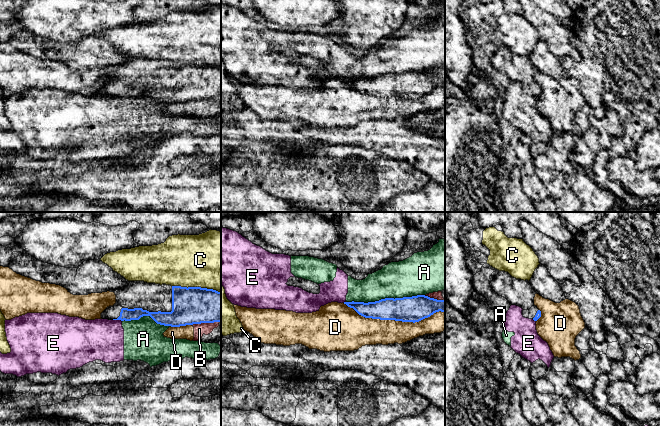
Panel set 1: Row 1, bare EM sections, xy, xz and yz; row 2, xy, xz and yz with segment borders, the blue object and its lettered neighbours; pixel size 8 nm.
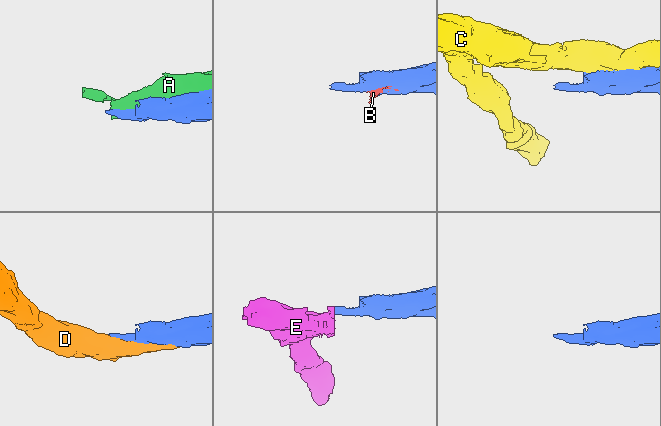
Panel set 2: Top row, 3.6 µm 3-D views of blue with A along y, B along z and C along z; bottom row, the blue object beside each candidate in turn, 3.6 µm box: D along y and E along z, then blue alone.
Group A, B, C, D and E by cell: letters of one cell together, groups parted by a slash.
A E / B D / C

